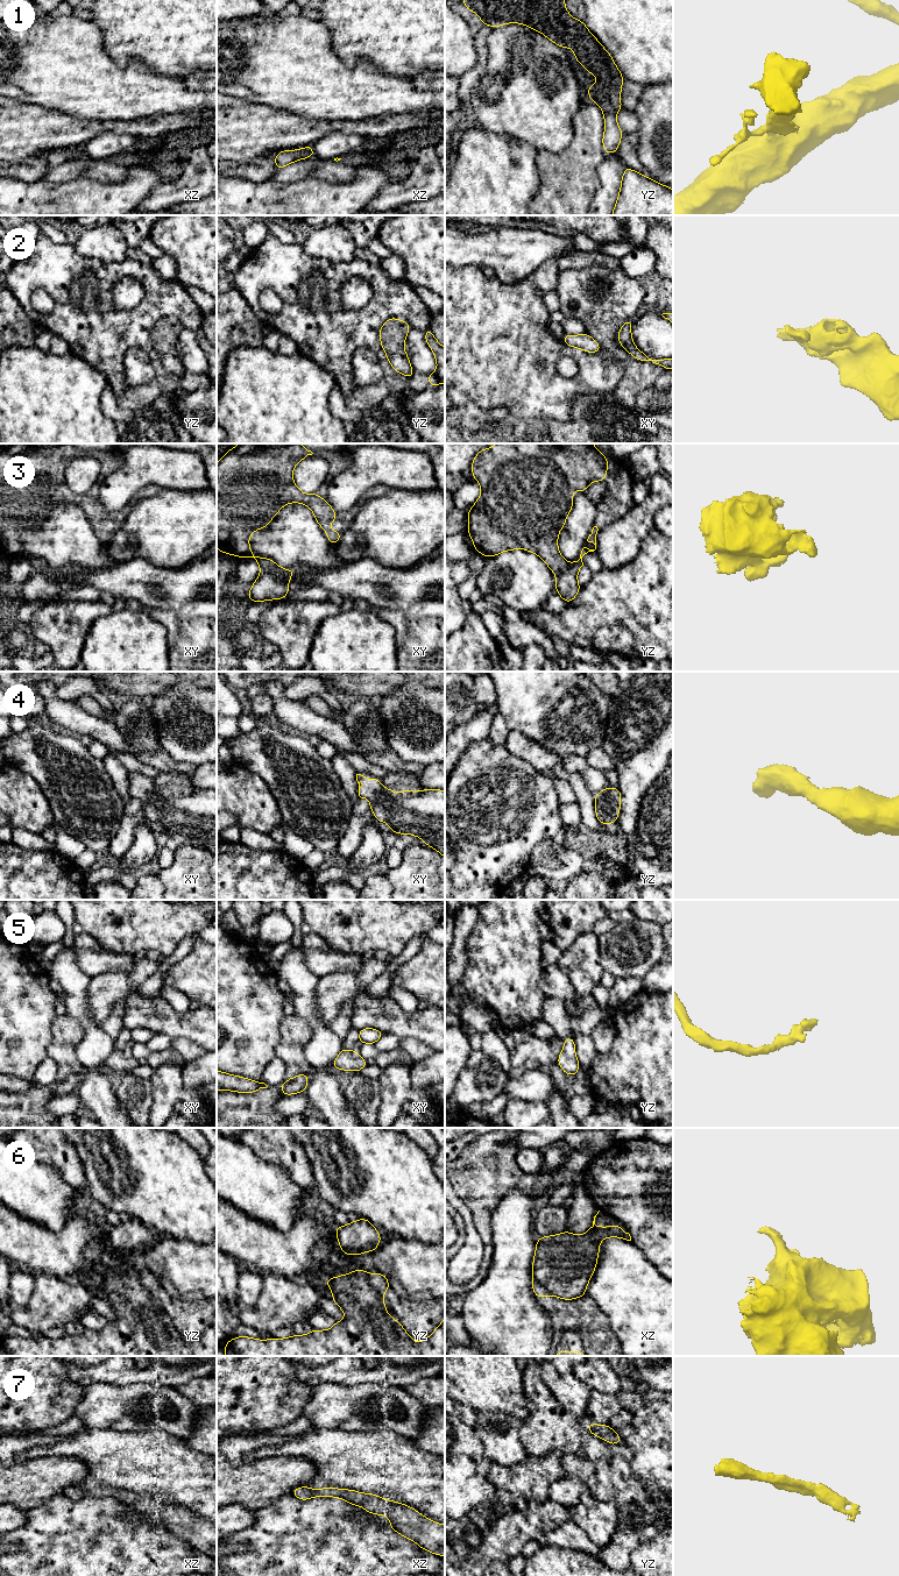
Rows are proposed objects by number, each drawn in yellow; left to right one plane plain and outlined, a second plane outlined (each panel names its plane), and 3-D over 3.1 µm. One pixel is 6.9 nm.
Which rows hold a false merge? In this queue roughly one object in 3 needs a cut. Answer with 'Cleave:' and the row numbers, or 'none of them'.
Cleave: 1, 6

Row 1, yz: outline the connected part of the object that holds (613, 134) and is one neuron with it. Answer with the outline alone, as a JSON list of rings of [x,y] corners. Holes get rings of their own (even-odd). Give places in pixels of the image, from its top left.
[[[614,113],[604,114],[604,134],[602,137],[604,154],[617,152],[623,132],[617,125],[617,119]]]

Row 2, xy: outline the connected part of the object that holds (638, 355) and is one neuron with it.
[[[629,319],[620,328],[617,340],[621,343],[621,346],[627,352],[629,352],[632,355],[632,357],[636,358],[637,361],[647,361],[654,365],[661,365],[668,370],[672,370],[673,369],[673,358],[664,358],[664,360],[652,358],[652,357],[647,356],[646,354],[642,353],[635,346],[635,343],[632,342],[631,326],[632,326],[632,320]]]

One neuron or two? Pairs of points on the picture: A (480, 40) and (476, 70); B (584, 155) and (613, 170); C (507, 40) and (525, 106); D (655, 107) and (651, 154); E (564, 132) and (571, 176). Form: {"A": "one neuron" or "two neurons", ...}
{"A": "one neuron", "B": "two neurons", "C": "one neuron", "D": "one neuron", "E": "two neurons"}

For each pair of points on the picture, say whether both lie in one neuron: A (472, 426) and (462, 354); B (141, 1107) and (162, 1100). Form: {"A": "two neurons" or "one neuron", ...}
{"A": "two neurons", "B": "two neurons"}

